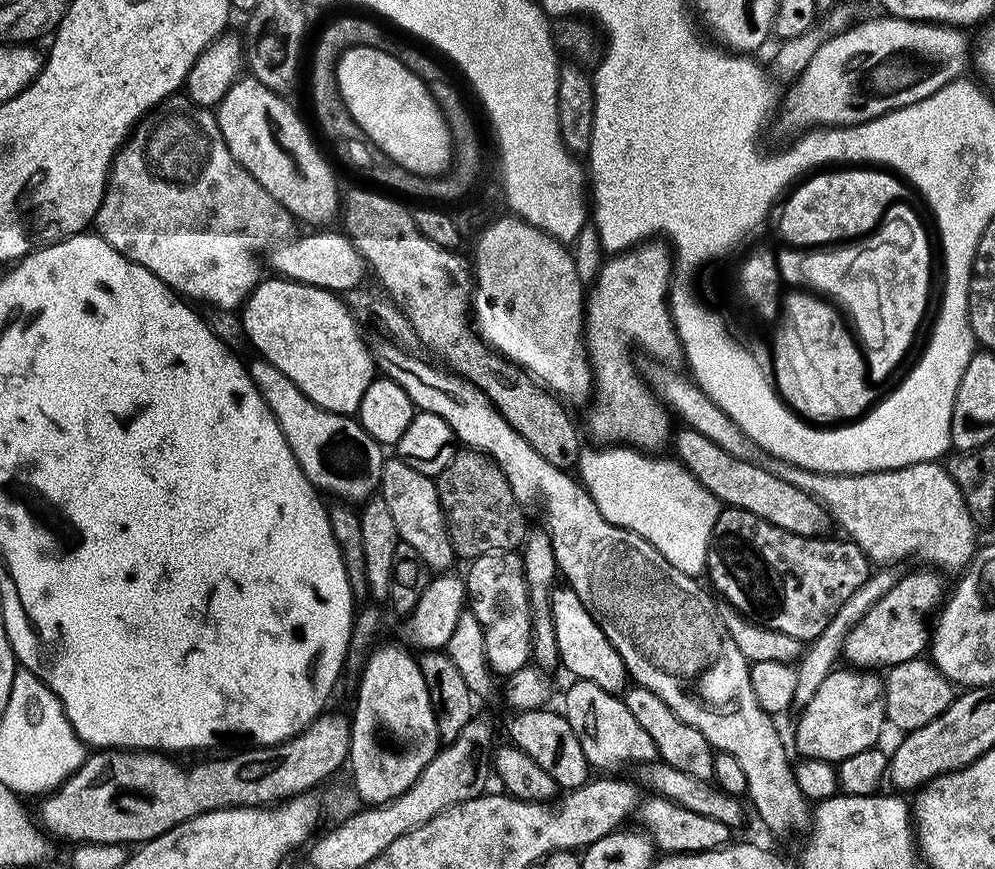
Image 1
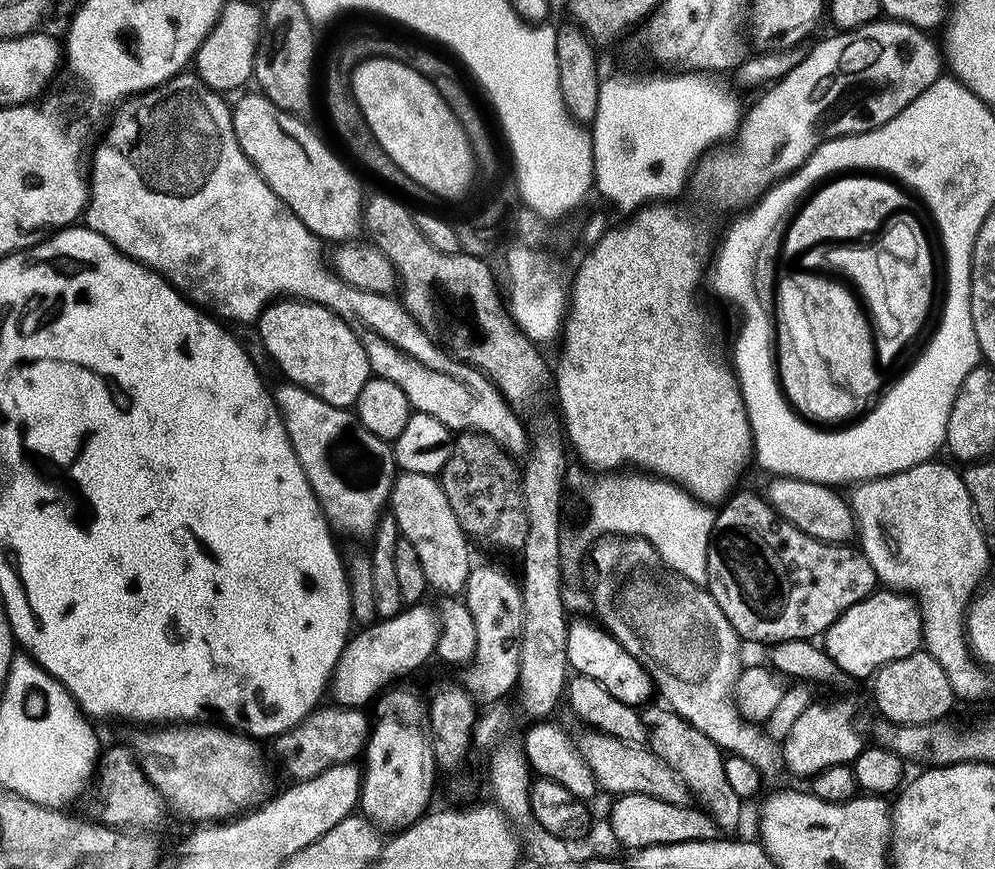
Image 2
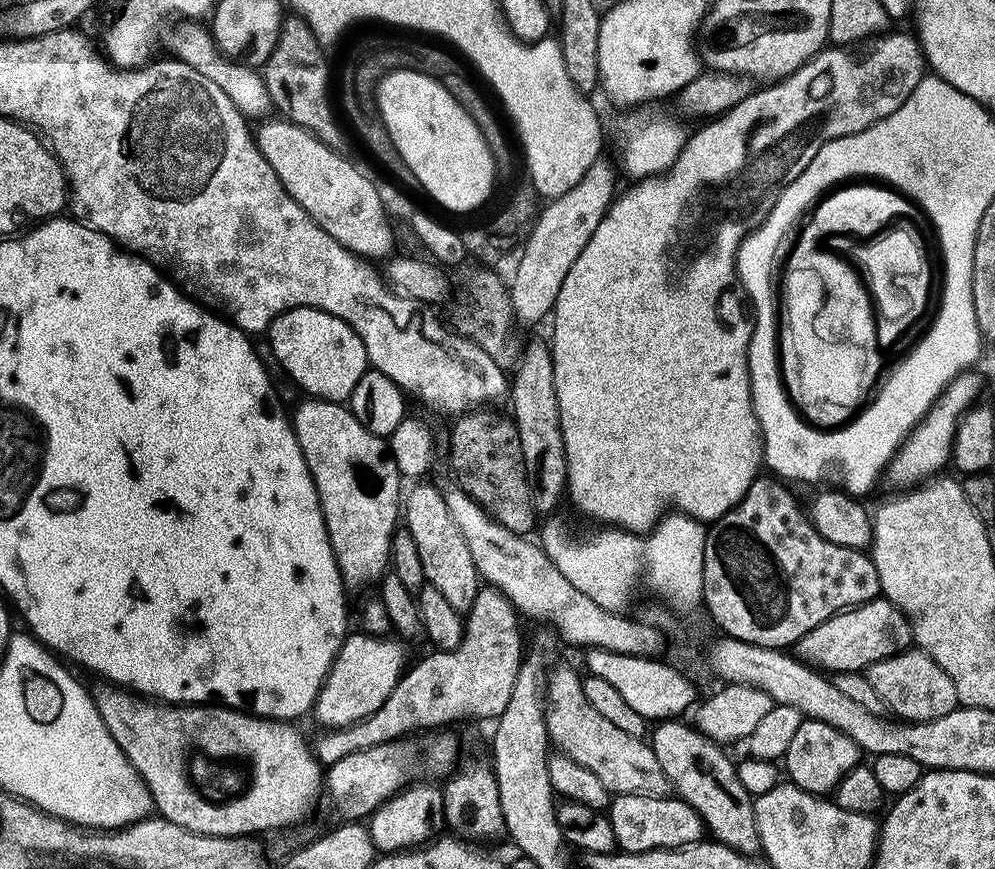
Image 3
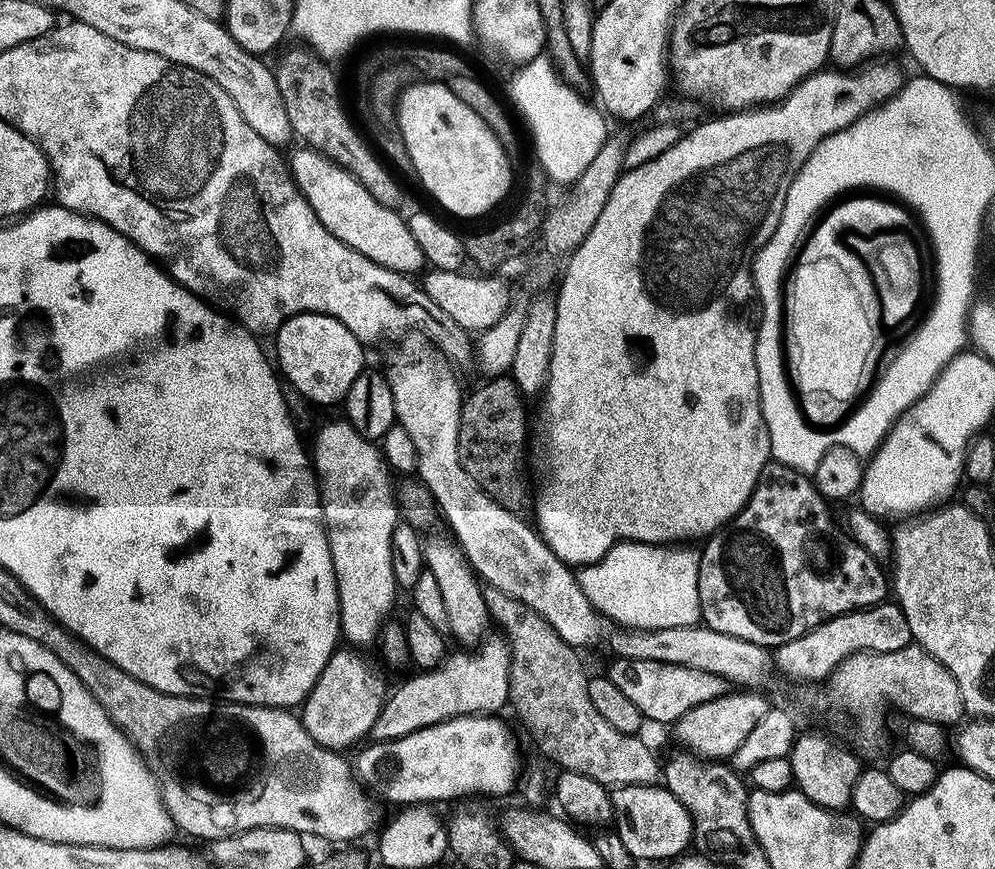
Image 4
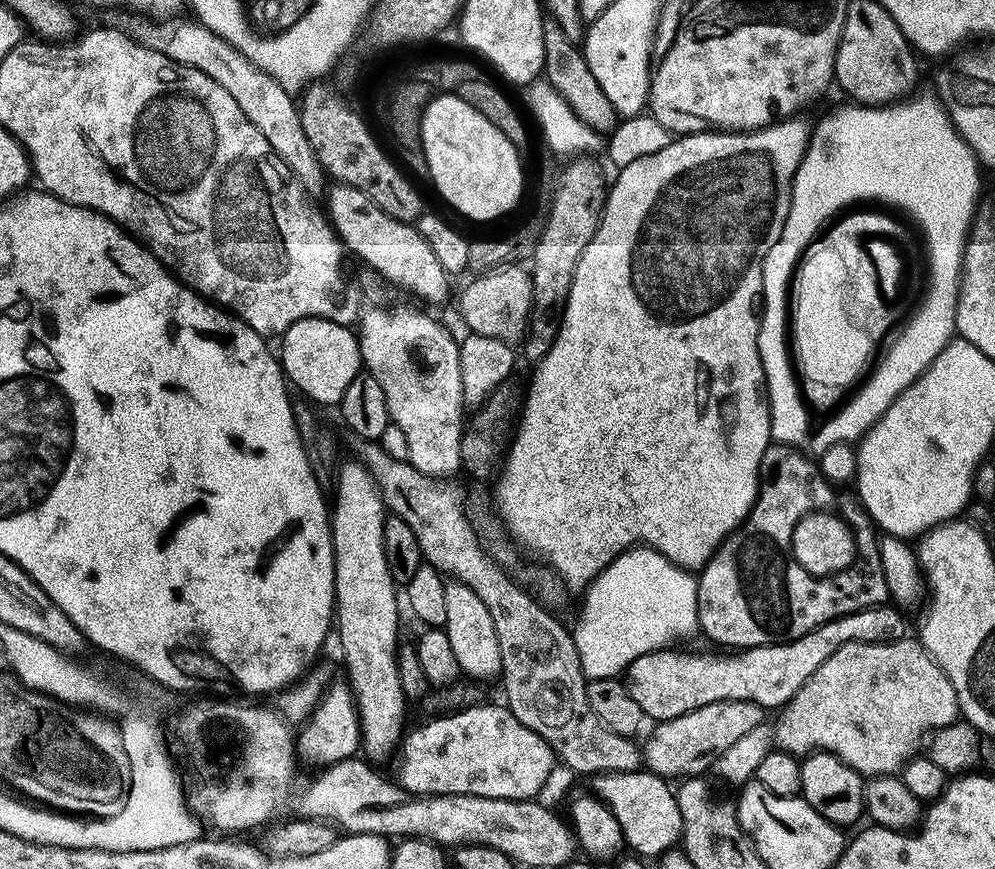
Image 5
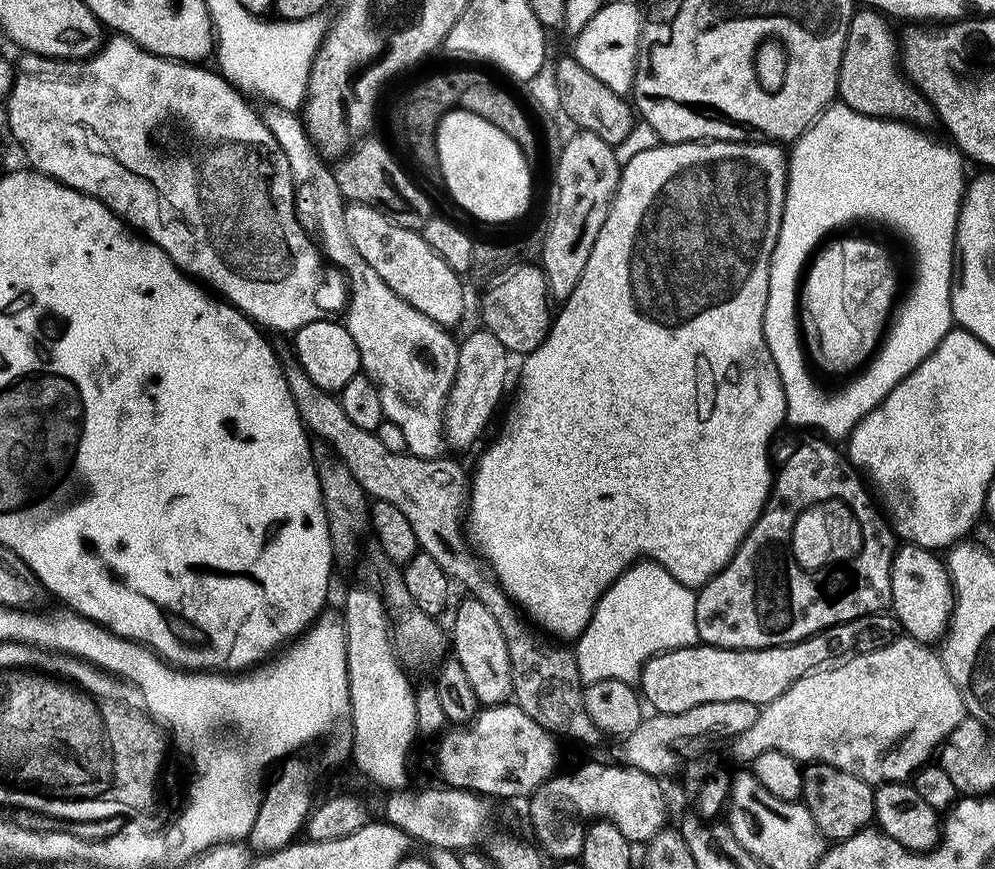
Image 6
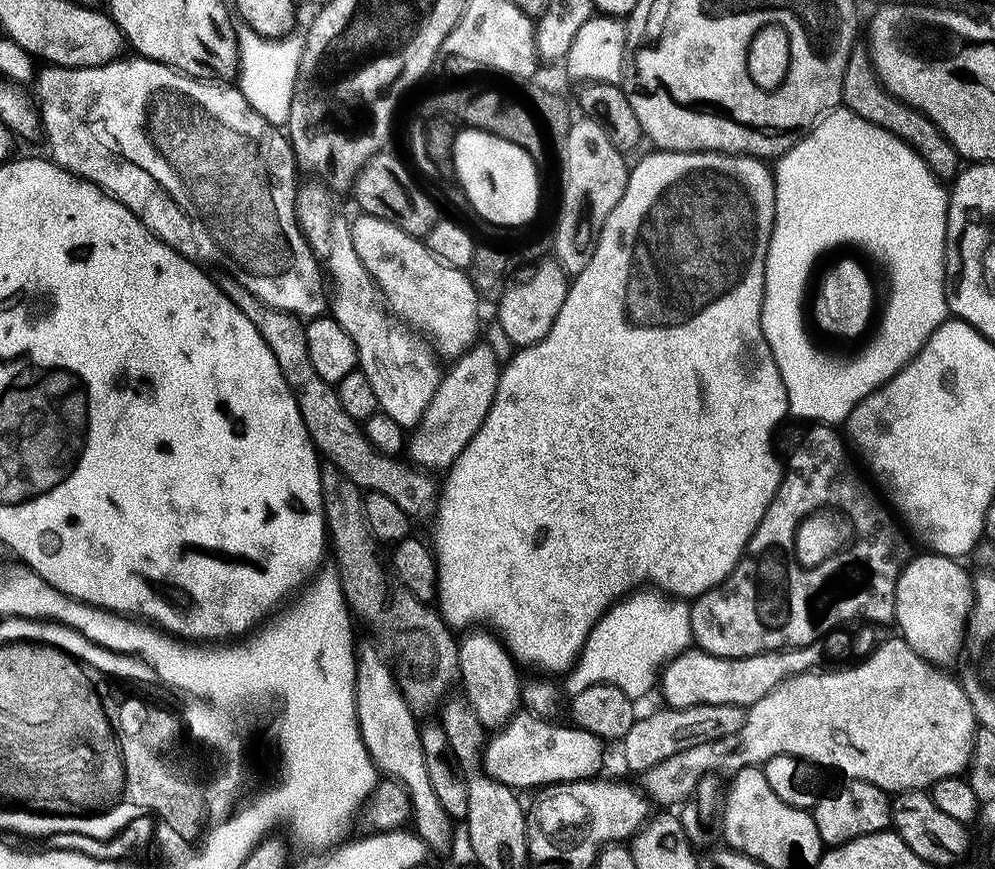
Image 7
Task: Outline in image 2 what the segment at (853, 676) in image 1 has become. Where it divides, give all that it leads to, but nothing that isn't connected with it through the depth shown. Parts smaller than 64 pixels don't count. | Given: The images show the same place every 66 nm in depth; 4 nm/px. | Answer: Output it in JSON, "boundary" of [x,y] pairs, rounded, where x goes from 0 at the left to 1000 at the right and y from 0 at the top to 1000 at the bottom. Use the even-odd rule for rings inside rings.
{"boundary":[[[815,809],[803,823],[786,855],[788,884],[800,893],[815,895],[834,881],[855,880],[870,860],[870,853],[864,848],[864,842],[856,830],[859,824],[859,817],[852,810]]]}

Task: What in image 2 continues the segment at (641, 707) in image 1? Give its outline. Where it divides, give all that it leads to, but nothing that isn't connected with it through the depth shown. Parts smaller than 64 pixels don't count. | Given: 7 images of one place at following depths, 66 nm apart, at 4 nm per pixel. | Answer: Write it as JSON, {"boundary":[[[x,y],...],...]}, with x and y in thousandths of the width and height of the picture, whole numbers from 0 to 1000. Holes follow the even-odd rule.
{"boundary":[[[648,814],[643,819],[650,860],[655,862],[658,870],[665,872],[665,877],[669,877],[669,881],[673,881],[673,886],[677,886],[681,895],[685,895],[685,900],[689,900],[698,924],[715,939],[721,954],[728,956],[729,953],[732,956],[729,959],[739,959],[736,956],[743,951],[749,926],[742,918],[742,914],[738,914],[734,899],[730,895],[729,867],[710,845],[706,845],[706,840],[698,838],[674,814],[655,814]]]}

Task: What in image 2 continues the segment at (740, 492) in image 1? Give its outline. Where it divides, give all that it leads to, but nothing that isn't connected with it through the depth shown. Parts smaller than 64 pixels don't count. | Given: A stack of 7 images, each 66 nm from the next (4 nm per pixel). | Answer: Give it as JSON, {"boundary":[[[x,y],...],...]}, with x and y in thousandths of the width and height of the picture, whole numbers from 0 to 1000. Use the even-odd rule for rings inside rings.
{"boundary":[[[796,548],[778,549],[772,557],[772,580],[788,602],[798,604],[814,619],[825,621],[828,626],[851,627],[855,623],[852,620],[855,617],[857,620],[862,612],[855,579],[849,572],[847,575],[839,560],[816,552],[799,552]]]}

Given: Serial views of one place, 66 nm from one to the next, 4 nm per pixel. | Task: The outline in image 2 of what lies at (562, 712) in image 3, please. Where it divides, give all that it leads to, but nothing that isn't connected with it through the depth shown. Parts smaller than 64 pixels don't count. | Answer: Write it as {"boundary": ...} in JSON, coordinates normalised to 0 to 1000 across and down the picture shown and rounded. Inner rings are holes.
{"boundary":[[[587,840],[581,847],[581,860],[585,872],[589,872],[589,881],[593,881],[600,903],[606,910],[608,907],[611,911],[619,911],[620,917],[640,911],[686,930],[696,924],[697,917],[689,900],[685,900],[685,895],[681,895],[681,891],[673,886],[673,881],[669,881],[669,877],[665,877],[665,872],[658,870],[650,858],[622,852],[608,842]]]}

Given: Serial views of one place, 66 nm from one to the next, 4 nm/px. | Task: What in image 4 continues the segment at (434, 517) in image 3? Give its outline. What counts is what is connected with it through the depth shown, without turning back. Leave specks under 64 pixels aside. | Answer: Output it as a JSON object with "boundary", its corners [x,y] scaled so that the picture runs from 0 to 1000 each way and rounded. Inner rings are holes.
{"boundary":[[[436,617],[427,623],[426,648],[427,655],[439,666],[444,688],[447,689],[448,709],[451,728],[464,741],[472,746],[480,741],[489,728],[492,710],[485,688],[485,673],[481,664],[475,658],[467,643],[461,627],[451,618]]]}

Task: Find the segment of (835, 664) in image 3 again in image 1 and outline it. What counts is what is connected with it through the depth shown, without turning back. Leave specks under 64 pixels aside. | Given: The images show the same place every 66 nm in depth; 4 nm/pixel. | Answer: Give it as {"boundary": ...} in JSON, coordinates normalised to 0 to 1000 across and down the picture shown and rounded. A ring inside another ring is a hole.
{"boundary":[[[926,655],[909,665],[904,664],[897,677],[853,725],[846,755],[855,768],[861,771],[884,771],[886,768],[891,771],[899,764],[926,758],[934,749],[935,713],[933,718],[933,709],[926,700],[931,704],[941,697],[943,700],[948,694],[950,681],[948,662],[944,657]]]}

